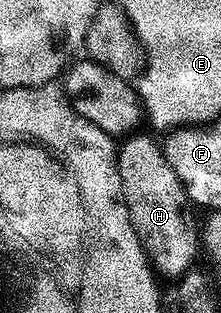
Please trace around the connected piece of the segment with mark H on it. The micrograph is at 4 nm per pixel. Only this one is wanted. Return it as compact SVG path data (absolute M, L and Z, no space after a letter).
M137 131L119 142L116 170L120 172L120 186L130 223L153 270L161 278L183 277L193 268L196 249L198 253L198 229L192 226L192 217L188 214L189 199L163 148L157 142L155 145L144 131Z

